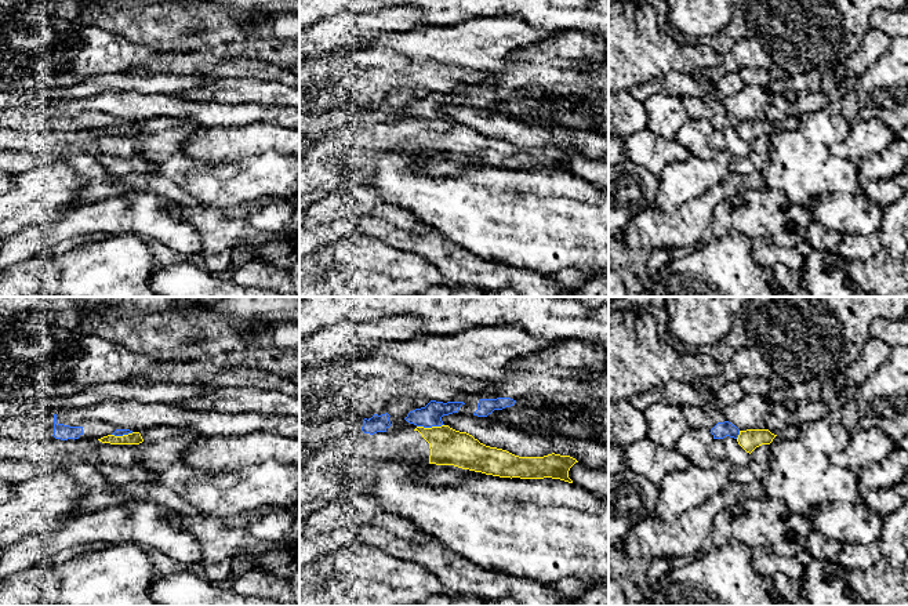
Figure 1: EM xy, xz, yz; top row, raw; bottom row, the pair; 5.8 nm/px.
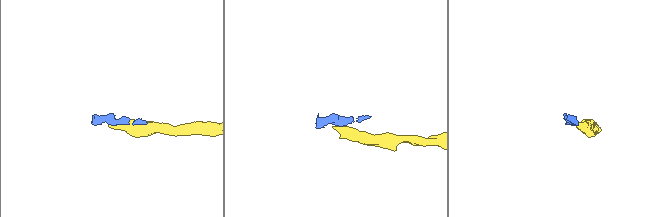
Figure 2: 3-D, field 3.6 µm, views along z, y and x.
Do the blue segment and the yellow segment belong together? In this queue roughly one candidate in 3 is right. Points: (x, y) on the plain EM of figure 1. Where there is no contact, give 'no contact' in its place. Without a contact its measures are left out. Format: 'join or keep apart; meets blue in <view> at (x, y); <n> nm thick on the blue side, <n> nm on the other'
keep apart; meets blue in xz at (429, 118); 130 nm thick on the blue side, 220 nm on the other

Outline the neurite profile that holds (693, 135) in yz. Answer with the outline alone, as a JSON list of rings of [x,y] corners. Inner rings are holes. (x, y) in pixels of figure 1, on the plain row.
[[[689,120],[676,134],[676,141],[683,145],[691,156],[709,160],[716,150],[708,144],[708,137],[713,131],[709,120]]]

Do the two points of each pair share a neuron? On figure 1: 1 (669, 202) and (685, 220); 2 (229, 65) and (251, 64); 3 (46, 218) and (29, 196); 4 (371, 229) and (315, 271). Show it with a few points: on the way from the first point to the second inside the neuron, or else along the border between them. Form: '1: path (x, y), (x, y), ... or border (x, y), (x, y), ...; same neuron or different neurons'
1: border (704, 193), (672, 210), (660, 210), (653, 203); different neurons
2: path (235, 65), (246, 65); same neuron
3: path (43, 213), (35, 202); same neuron
4: border (369, 236), (381, 239), (399, 249); different neurons

